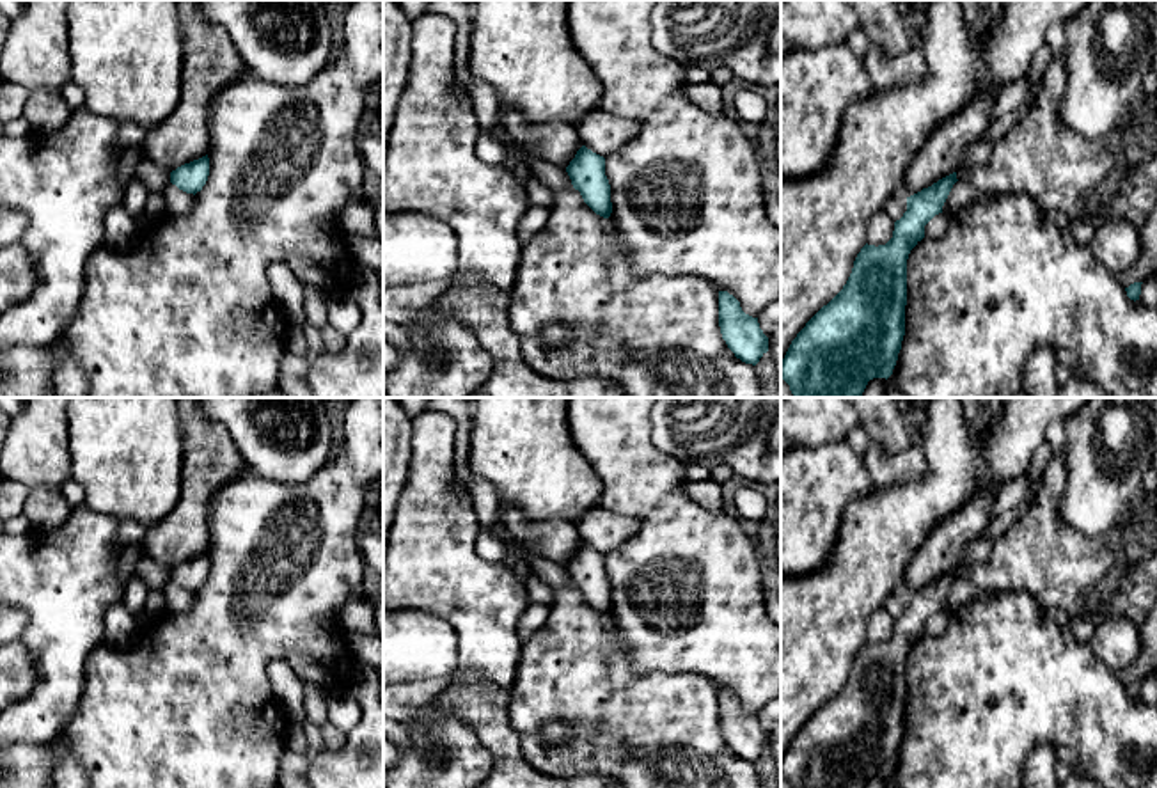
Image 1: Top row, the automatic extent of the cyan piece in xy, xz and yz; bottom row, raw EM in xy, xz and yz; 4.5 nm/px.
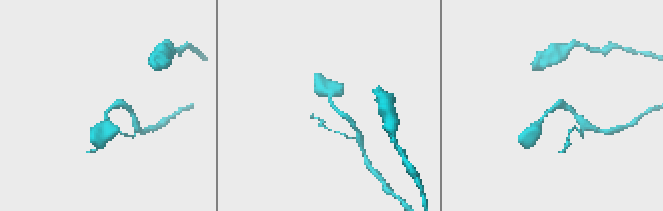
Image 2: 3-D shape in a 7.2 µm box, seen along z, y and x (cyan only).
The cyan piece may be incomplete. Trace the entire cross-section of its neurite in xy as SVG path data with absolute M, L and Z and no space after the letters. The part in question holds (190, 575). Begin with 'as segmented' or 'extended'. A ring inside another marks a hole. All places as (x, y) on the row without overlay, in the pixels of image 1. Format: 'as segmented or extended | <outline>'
as segmented | M208 552L185 561L170 570L170 580L186 591L197 591L202 587L209 573L209 556Z

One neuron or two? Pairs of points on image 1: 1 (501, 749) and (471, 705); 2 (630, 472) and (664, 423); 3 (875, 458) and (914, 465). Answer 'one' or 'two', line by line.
1: one
2: two
3: one

